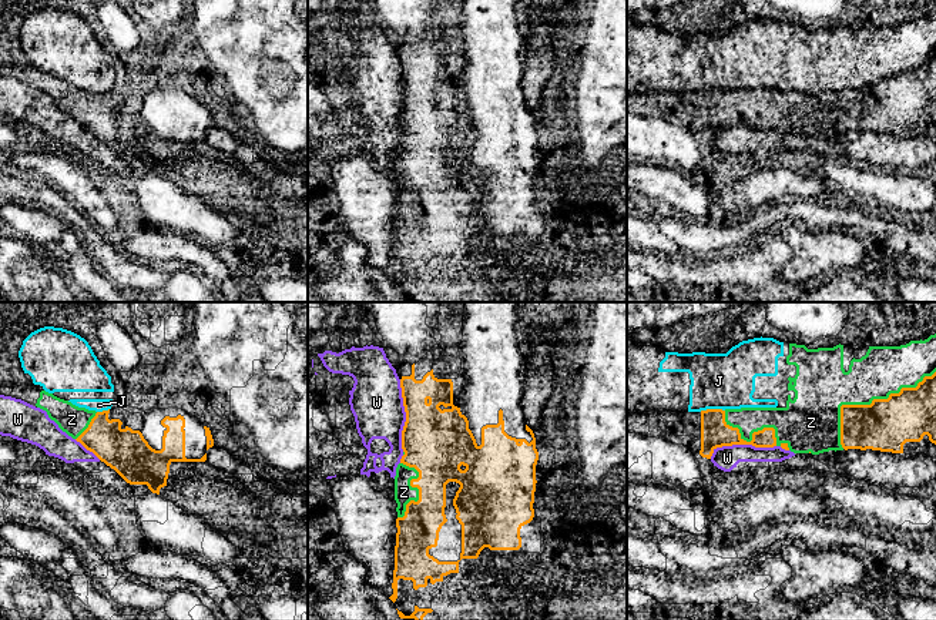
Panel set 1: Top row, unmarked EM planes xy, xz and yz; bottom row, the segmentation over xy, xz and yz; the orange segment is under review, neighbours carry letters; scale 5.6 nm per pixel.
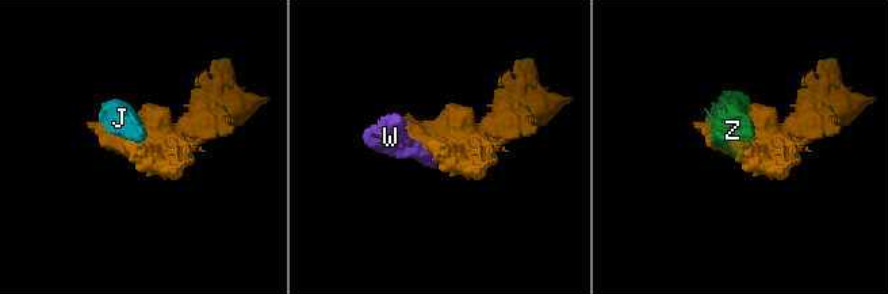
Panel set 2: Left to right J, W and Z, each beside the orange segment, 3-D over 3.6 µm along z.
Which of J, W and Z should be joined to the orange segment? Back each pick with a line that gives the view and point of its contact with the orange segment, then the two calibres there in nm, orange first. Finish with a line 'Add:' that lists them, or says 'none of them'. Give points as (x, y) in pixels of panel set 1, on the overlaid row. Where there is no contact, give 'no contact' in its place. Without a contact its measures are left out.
Add: none of them

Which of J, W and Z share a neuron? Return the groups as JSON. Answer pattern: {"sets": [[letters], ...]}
{"sets": [["J", "Z"], ["W"]]}

